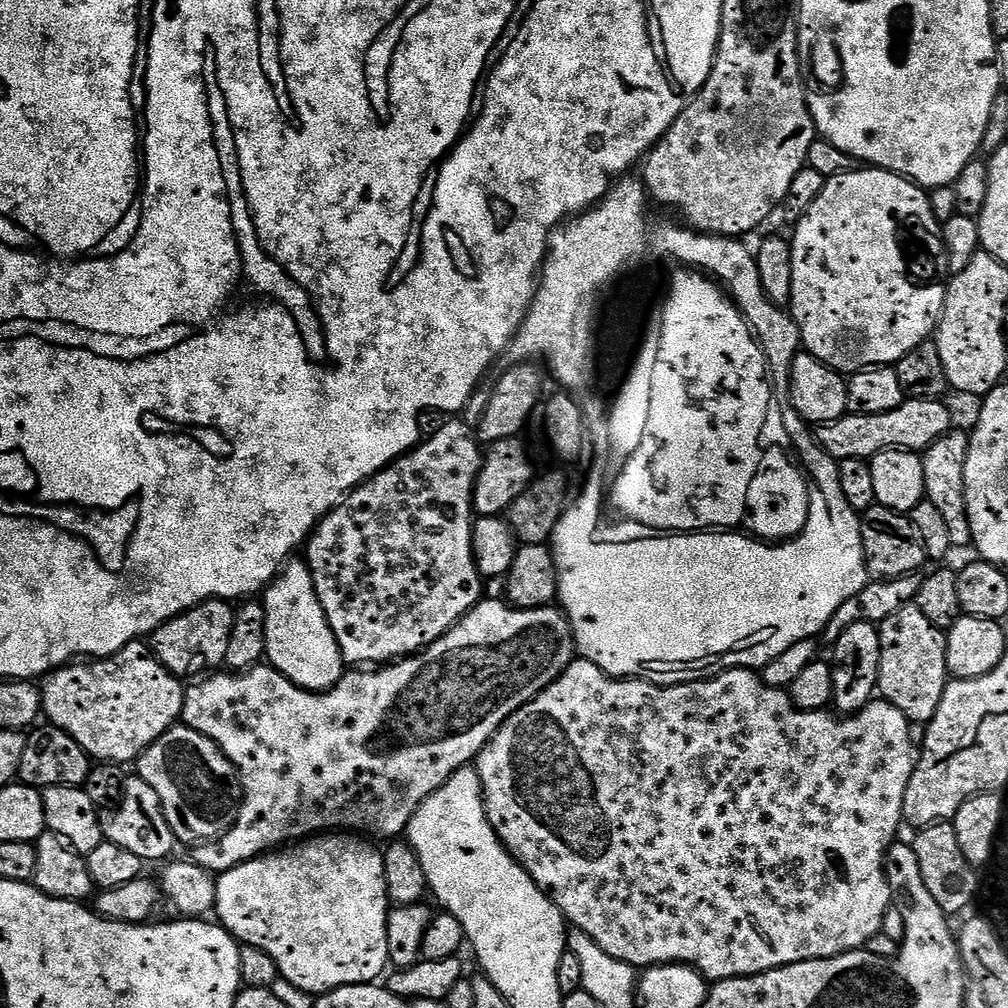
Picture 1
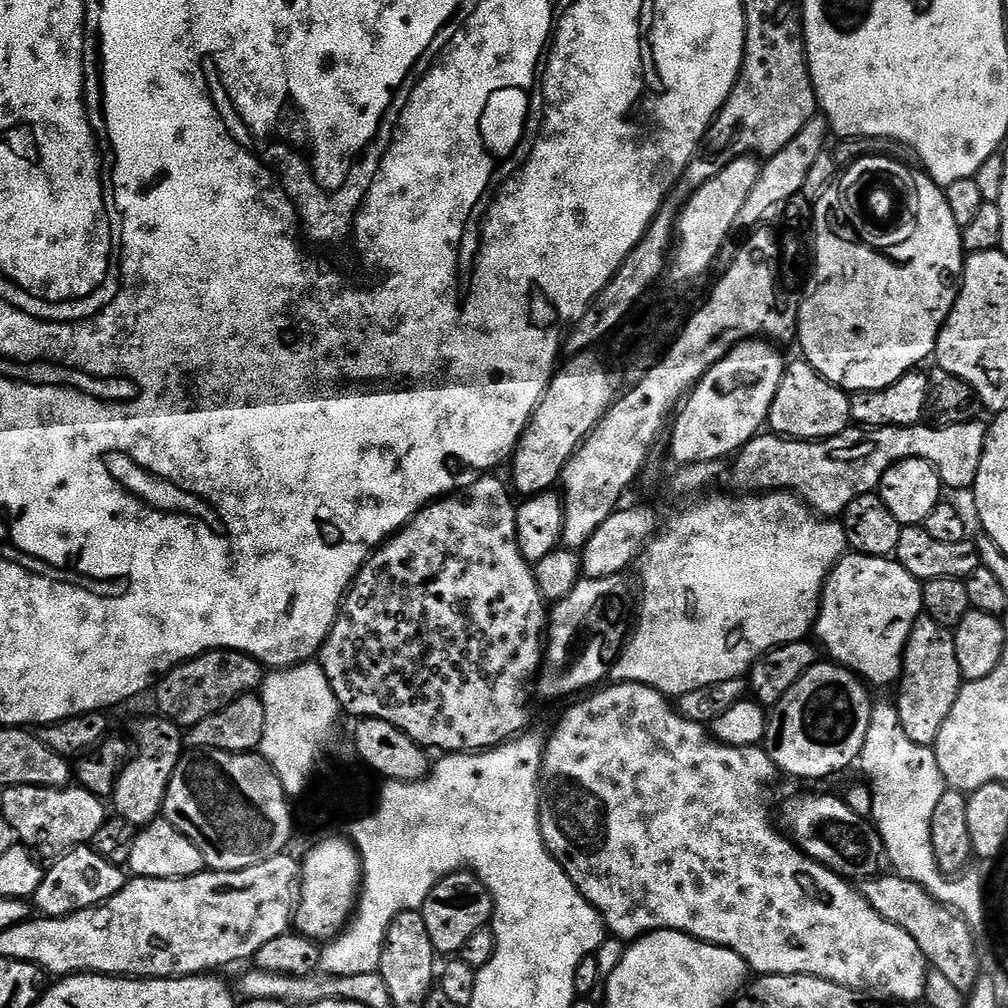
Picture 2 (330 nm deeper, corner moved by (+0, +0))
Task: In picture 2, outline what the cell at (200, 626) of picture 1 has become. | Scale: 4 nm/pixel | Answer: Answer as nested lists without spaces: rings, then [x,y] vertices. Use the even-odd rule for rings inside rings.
[[[223,648],[196,656],[160,677],[154,688],[159,715],[181,730],[193,728],[202,718],[210,718],[210,714],[218,714],[218,710],[230,706],[230,702],[255,693],[264,683],[265,675],[265,665],[245,652]]]

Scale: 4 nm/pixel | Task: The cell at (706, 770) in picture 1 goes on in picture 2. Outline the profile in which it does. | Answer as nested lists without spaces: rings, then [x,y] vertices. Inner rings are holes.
[[[609,683],[609,688],[601,687],[585,700],[577,699],[573,708],[568,708],[560,716],[552,736],[547,737],[544,756],[540,759],[540,787],[538,789],[538,817],[540,833],[546,850],[566,870],[570,882],[586,898],[590,906],[604,919],[605,929],[615,939],[631,942],[650,932],[684,932],[695,940],[717,944],[734,950],[748,963],[753,973],[765,976],[817,976],[834,982],[838,986],[853,988],[872,998],[901,1000],[904,1004],[923,1001],[926,978],[930,965],[925,960],[918,942],[906,934],[894,922],[886,922],[866,902],[859,891],[837,872],[832,872],[818,861],[811,860],[800,851],[779,827],[772,825],[768,812],[764,809],[764,791],[775,782],[778,771],[774,762],[764,752],[763,747],[735,748],[720,743],[711,735],[705,725],[690,722],[675,707],[669,697],[648,688],[645,684]]]

